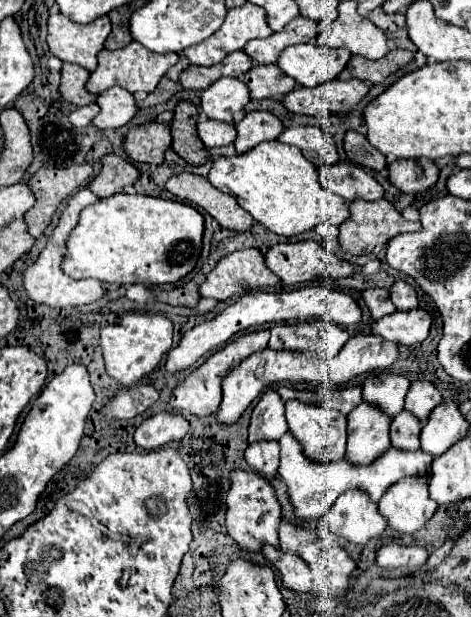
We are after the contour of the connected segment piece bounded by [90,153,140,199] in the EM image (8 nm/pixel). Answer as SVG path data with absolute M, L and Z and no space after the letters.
M118 155L102 157L102 173L90 183L96 197L104 199L114 193L122 193L126 185L134 185L140 179L140 171Z

